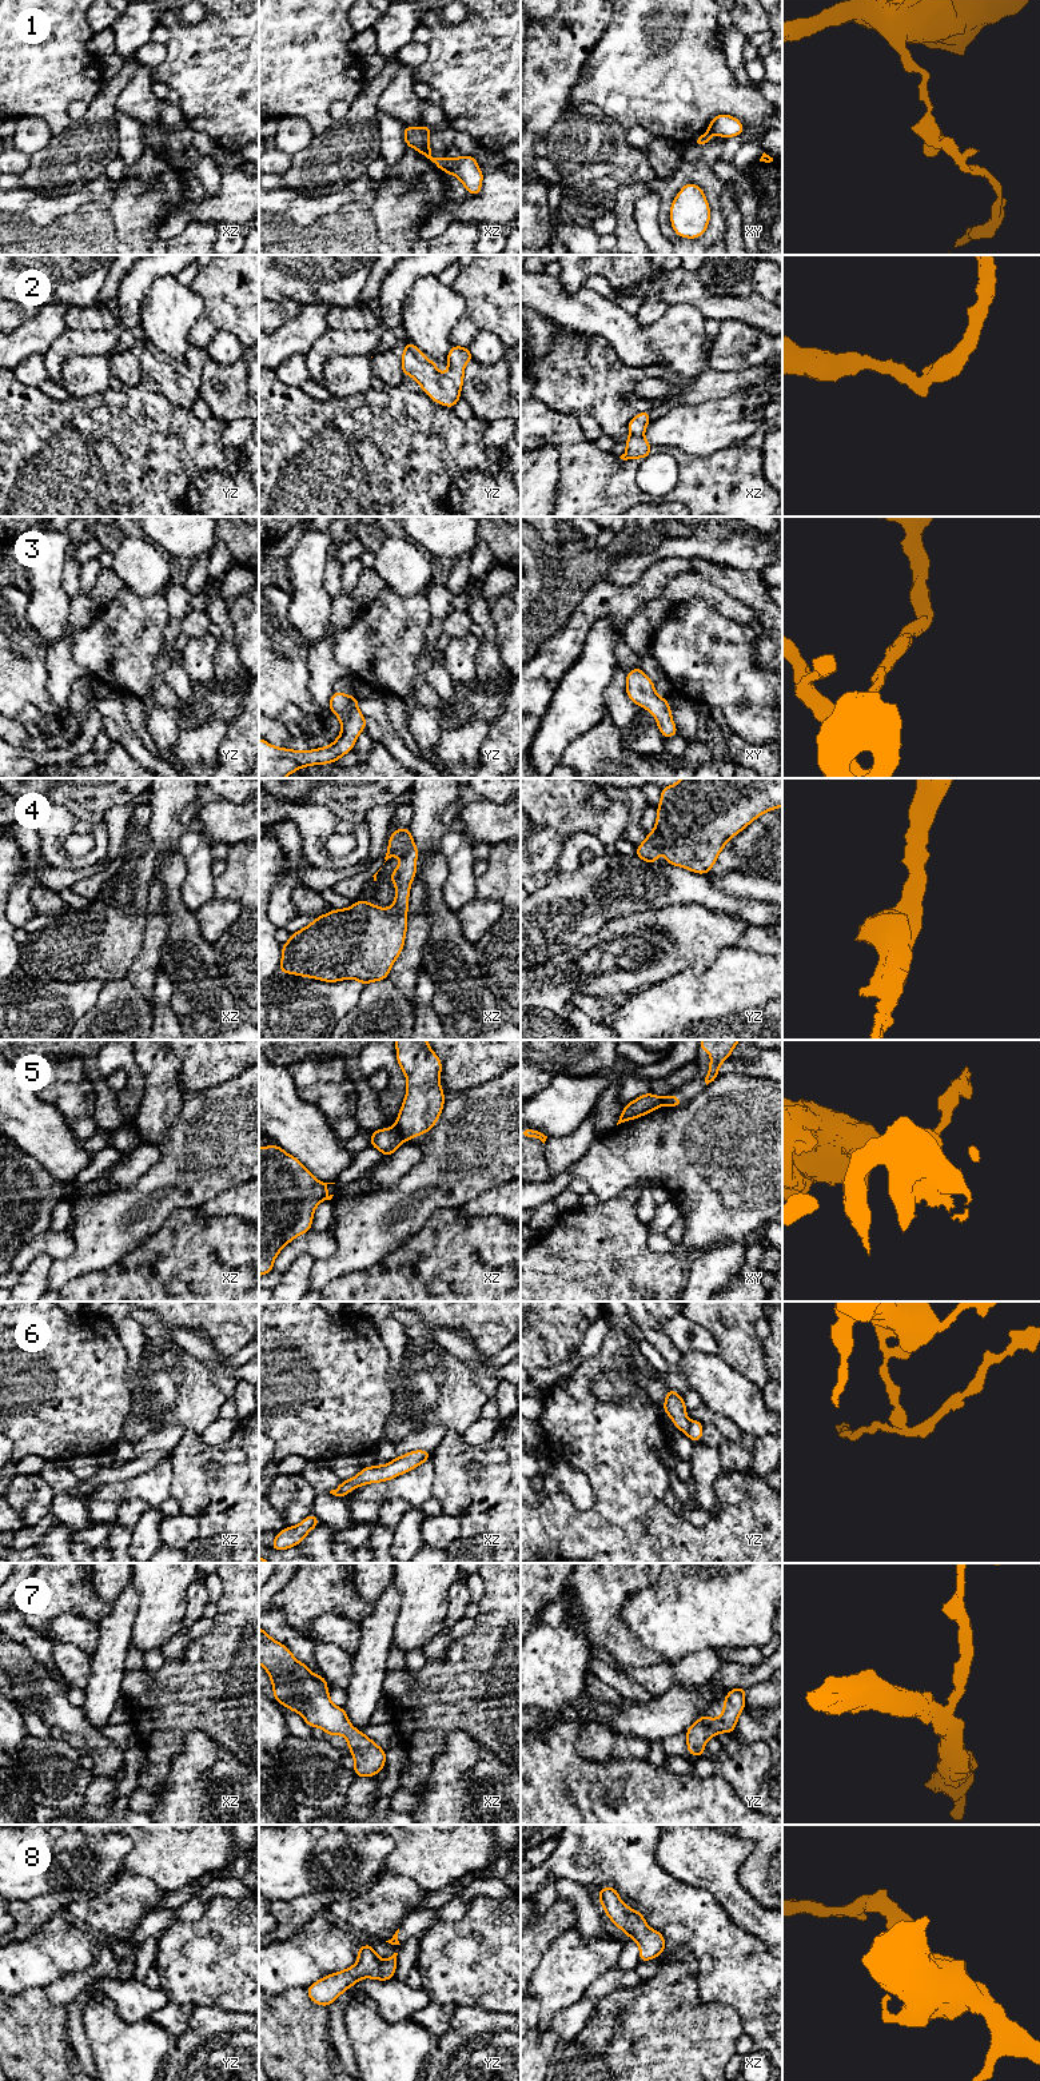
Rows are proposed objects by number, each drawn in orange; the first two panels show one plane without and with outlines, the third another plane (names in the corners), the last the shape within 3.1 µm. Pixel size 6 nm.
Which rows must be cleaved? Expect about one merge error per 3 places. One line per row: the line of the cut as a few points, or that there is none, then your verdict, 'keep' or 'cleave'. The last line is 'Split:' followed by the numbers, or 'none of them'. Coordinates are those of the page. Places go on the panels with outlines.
1: cut xz (446, 158), (447, 171); cleave
2: cut none; keep
3: cut none; keep
4: cut none; keep
5: cut xz (394, 1125), (405, 1140); cleave
6: cut none; keep
7: cut none; keep
8: cut none; keep
Split: 1, 5

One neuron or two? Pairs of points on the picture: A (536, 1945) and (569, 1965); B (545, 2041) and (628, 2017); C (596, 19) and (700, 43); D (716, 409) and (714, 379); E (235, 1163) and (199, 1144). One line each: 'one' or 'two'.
A: two
B: two
C: two
D: two
E: one

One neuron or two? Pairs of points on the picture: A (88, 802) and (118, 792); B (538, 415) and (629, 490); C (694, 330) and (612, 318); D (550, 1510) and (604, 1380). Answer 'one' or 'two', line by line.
A: one
B: one
C: one
D: two

